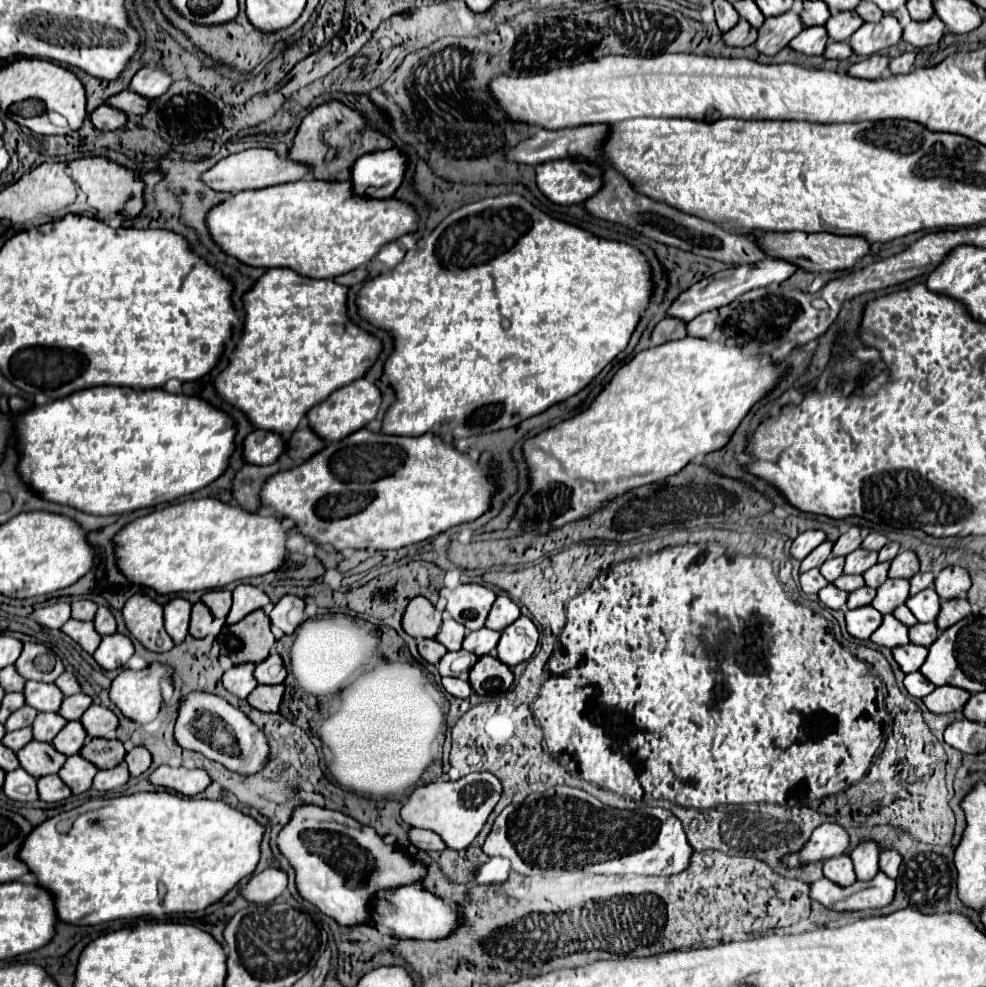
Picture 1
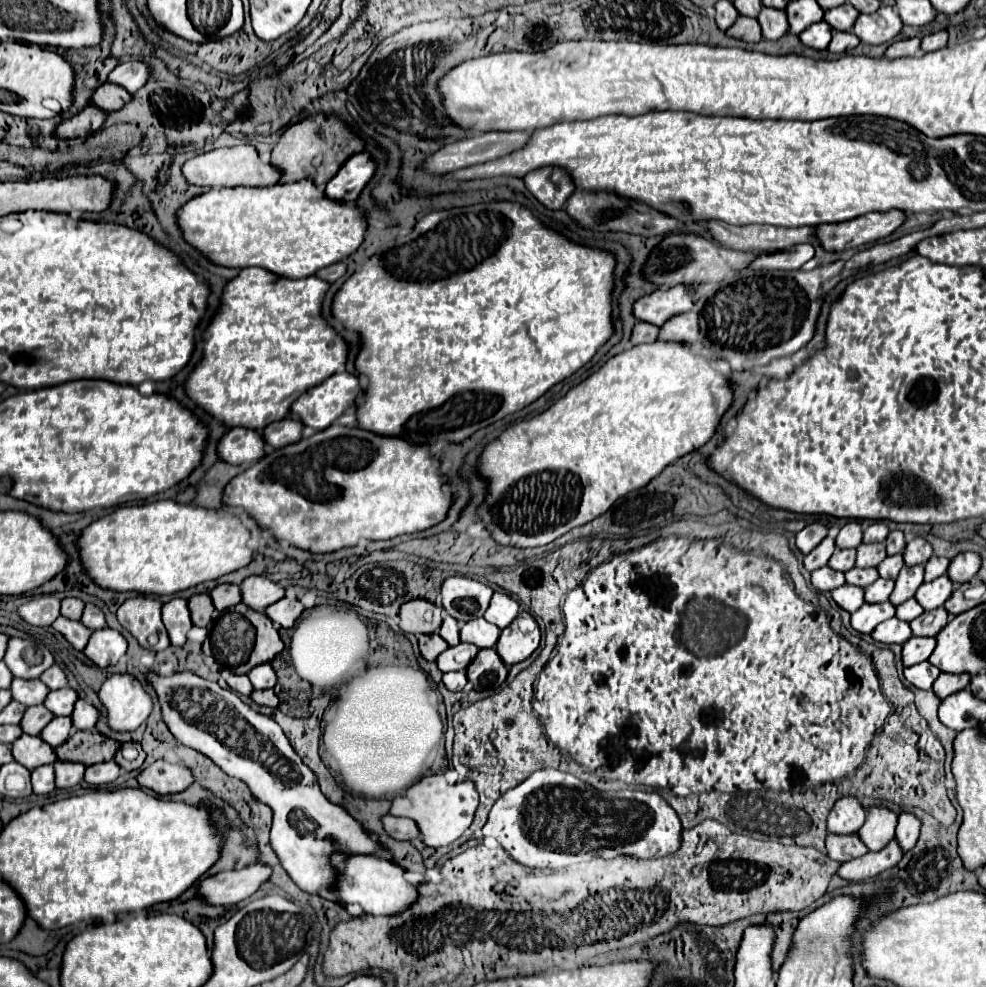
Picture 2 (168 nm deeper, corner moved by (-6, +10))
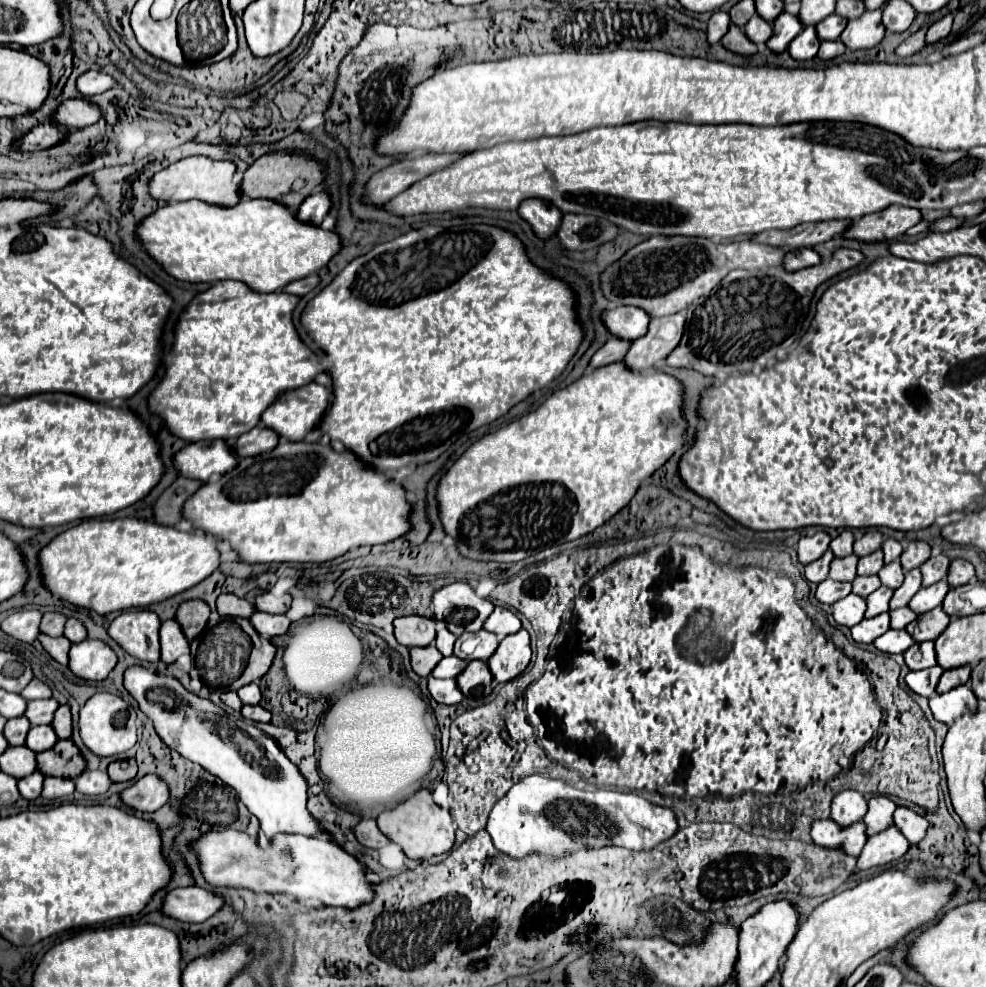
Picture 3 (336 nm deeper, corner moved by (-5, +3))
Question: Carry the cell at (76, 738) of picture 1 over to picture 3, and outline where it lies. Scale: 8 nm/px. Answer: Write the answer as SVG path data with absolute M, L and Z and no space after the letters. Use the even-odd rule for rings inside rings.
M32 726L26 738L26 746L34 752L44 752L58 742L58 736L52 726Z

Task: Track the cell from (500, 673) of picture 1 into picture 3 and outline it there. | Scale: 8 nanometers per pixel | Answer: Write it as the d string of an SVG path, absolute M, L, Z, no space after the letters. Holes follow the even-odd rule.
M480 660L468 662L466 670L456 678L456 682L466 698L480 700L480 698L490 696L494 690L492 672L488 670L488 664L480 662Z

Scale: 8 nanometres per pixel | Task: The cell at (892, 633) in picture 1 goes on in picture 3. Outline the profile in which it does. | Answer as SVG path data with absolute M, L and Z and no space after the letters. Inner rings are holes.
M892 628L874 640L874 646L886 654L898 654L898 652L902 654L912 644L914 644L914 640L906 630L892 630Z

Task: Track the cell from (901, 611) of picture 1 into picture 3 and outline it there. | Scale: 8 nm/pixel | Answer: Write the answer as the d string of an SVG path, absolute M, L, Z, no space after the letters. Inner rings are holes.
M904 606L904 608L898 608L898 610L890 610L890 618L892 618L892 628L896 628L896 630L902 630L902 628L906 628L912 620L916 620L916 614L908 608L908 606Z

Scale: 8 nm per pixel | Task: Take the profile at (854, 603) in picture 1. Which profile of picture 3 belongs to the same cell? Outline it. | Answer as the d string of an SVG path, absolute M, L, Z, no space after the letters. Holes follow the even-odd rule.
M880 586L876 592L872 592L872 594L866 598L866 604L868 604L868 608L866 608L866 618L878 616L878 614L882 614L882 612L888 612L888 602L890 602L890 598L892 598L892 592L894 592L894 590L890 590L890 588L886 588L886 586Z

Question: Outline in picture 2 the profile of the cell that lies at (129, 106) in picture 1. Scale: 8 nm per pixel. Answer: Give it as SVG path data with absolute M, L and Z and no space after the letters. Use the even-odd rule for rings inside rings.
M99 85L99 89L95 89L89 105L105 111L105 113L111 113L111 111L117 111L121 109L127 101L131 99L131 93L127 93L125 89L119 89L117 85Z

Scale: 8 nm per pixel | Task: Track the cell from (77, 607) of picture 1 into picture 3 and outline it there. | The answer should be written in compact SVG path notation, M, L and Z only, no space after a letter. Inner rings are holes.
M46 612L42 618L42 632L50 636L62 636L62 628L66 626L66 616L60 612Z

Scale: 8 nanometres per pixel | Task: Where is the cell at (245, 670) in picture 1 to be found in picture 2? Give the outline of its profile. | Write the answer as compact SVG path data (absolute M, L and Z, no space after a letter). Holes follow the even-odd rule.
M231 675L231 677L227 679L227 685L229 685L235 693L239 693L239 695L249 695L249 693L253 691L247 675Z

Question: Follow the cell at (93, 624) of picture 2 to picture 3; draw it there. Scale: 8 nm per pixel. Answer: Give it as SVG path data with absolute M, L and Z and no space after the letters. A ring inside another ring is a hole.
M70 618L70 620L66 622L64 636L66 636L70 642L82 642L82 640L86 640L86 626L84 626L82 620L78 620L78 618Z

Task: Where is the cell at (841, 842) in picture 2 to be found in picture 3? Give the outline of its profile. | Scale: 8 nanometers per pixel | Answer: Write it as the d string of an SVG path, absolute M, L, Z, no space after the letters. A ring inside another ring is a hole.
M816 820L812 824L810 832L814 844L822 848L842 848L848 852L848 856L860 856L864 844L866 844L866 834L864 834L864 824L856 822L850 828L838 828L834 820Z

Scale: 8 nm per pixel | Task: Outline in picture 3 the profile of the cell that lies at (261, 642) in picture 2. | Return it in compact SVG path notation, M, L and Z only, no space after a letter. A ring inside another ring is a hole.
M234 618L234 622L242 628L242 632L248 634L248 638L252 642L252 650L250 650L246 668L232 684L226 686L226 690L240 690L242 686L246 686L250 682L260 680L268 672L268 668L272 666L274 656L276 656L276 646L270 640L264 640L262 636L258 636L258 632L254 630L254 626L250 624L248 618Z

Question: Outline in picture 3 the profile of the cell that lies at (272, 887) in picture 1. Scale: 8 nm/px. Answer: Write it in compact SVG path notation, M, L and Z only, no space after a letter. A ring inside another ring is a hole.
M198 886L174 888L166 894L162 912L182 922L204 922L226 904L224 896Z

